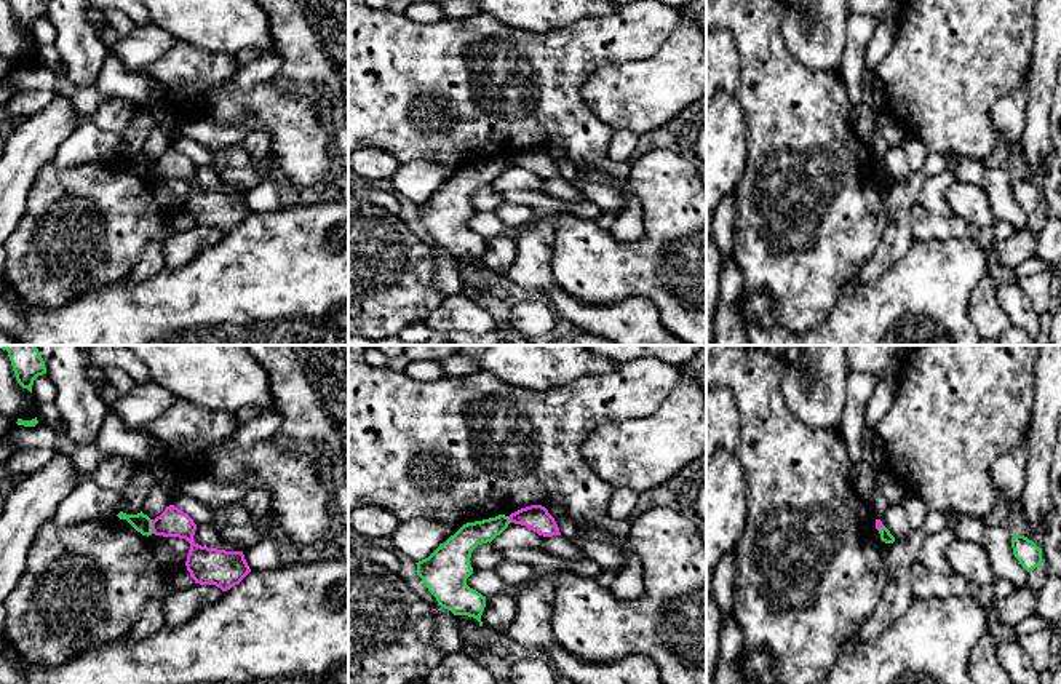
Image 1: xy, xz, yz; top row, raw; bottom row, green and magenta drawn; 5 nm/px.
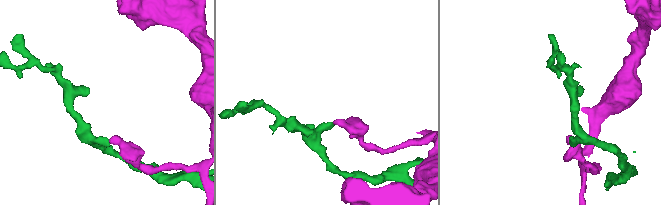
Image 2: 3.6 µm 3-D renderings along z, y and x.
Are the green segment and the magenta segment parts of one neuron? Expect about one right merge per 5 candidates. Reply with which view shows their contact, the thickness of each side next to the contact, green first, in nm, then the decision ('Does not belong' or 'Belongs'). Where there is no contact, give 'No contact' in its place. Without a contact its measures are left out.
Touches green in xy. Thickness 90 nm (green) against 140 nm. Does not belong

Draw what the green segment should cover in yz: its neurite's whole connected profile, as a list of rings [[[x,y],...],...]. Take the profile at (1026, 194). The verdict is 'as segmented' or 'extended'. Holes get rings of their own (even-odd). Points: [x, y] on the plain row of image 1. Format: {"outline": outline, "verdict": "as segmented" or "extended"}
{"outline": [[[1024,177],[1011,179],[1011,190],[1015,200],[1029,214],[1042,206],[1042,190],[1039,190],[1032,182]]], "verdict": "as segmented"}

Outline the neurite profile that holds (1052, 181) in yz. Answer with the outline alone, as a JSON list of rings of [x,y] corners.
[[[1061,62],[1050,109],[1050,131],[1053,139],[1053,157],[1045,168],[1042,201],[1047,206],[1048,219],[1061,219]]]

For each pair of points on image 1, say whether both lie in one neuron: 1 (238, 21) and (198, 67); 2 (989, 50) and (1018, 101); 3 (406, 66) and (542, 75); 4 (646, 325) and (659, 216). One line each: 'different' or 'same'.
1: different
2: different
3: same
4: different

